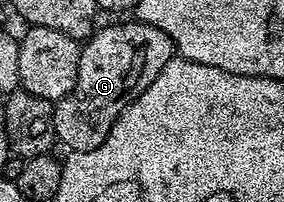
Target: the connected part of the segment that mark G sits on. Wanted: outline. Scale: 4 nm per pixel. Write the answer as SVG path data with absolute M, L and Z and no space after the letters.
M131 18L127 24L99 27L81 45L78 54L76 86L54 104L54 135L67 144L70 152L98 148L120 118L120 114L160 74L169 60L175 59L172 38L156 26Z

